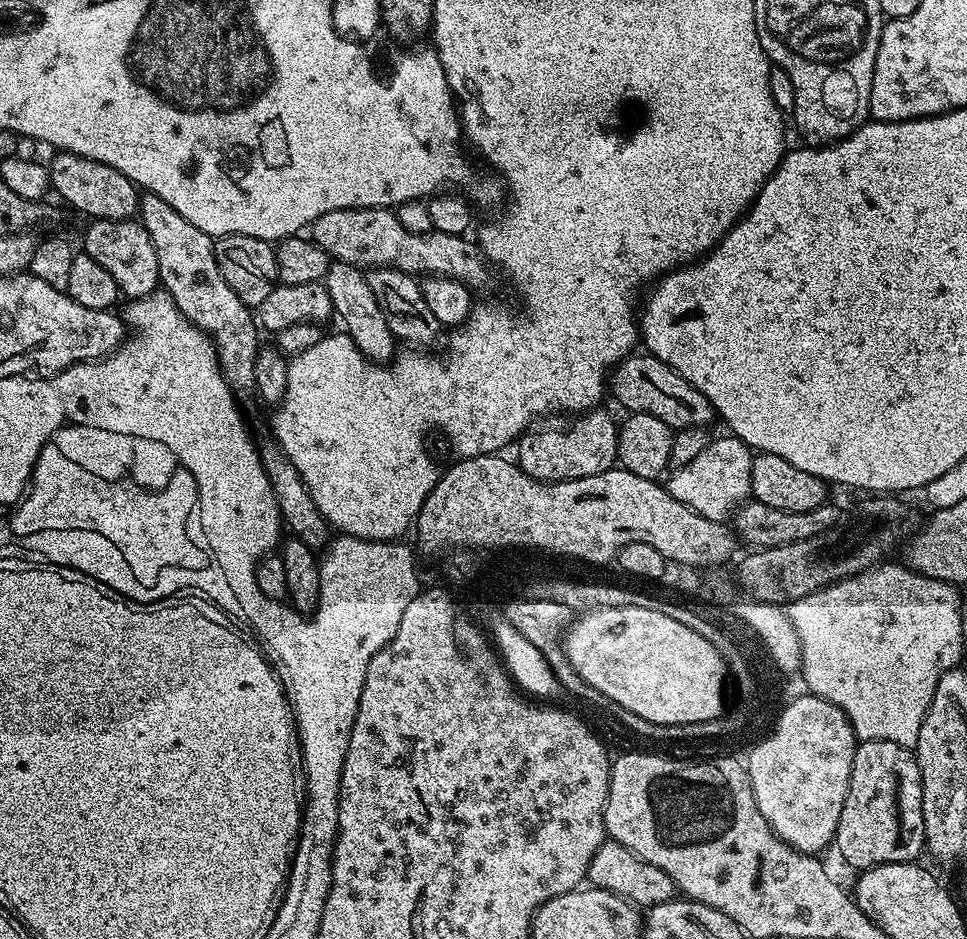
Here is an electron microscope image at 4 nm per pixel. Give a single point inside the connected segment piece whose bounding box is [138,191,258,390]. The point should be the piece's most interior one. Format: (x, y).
(189, 273)

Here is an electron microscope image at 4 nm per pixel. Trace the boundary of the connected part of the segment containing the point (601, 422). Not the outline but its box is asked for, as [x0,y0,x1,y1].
[518,412,618,484]

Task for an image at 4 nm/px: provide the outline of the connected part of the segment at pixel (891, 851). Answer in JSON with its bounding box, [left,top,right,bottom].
[834,740,925,870]

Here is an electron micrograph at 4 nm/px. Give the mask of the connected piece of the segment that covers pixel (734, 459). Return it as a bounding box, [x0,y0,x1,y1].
[666,435,754,522]

